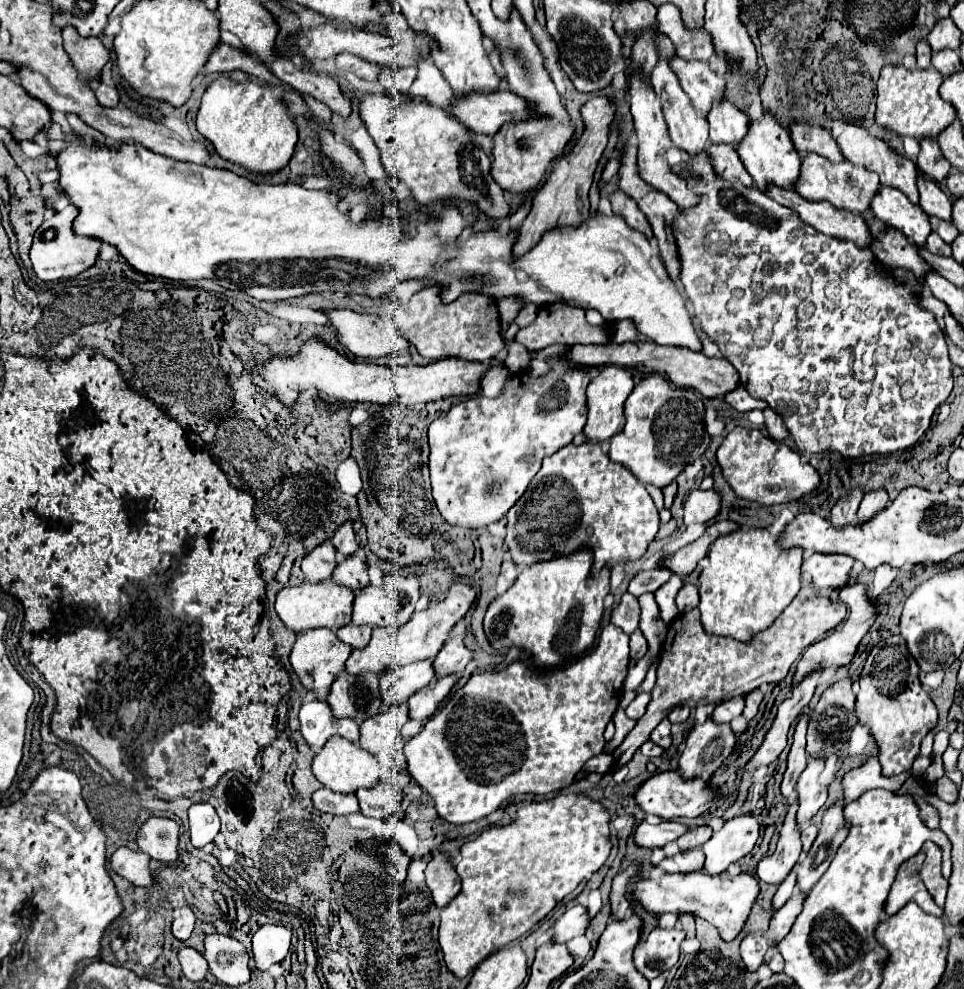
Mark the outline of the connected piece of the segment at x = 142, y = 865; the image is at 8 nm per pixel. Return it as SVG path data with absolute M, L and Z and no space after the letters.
M119 847L109 859L109 867L111 871L129 879L133 885L149 887L155 883L153 873L149 869L149 861L151 857L143 851L131 851L127 847Z

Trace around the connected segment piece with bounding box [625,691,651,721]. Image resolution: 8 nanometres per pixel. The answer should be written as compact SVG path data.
M639 691L639 695L635 697L635 701L625 709L627 717L631 717L631 719L635 719L635 721L641 719L641 717L645 715L645 709L647 709L649 701L651 701L651 693L643 693L643 691Z

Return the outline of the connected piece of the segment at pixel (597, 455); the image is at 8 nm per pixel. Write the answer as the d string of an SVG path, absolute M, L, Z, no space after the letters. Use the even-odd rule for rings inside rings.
M569 443L557 453L543 459L543 467L531 481L529 489L509 509L505 545L519 567L527 567L531 563L559 555L569 555L575 553L577 549L589 547L593 551L593 569L597 573L605 565L613 567L619 561L639 559L647 551L647 545L655 539L657 529L659 529L659 509L655 507L645 485L639 483L631 471L627 471L619 463L613 463L607 457L607 453L603 453L599 443L583 443L583 445ZM565 485L571 485L567 497L561 491L565 489Z

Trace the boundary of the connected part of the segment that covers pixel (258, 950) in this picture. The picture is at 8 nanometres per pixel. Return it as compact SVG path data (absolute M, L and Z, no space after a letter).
M263 925L253 935L253 957L261 971L281 963L291 949L293 929L285 925Z

